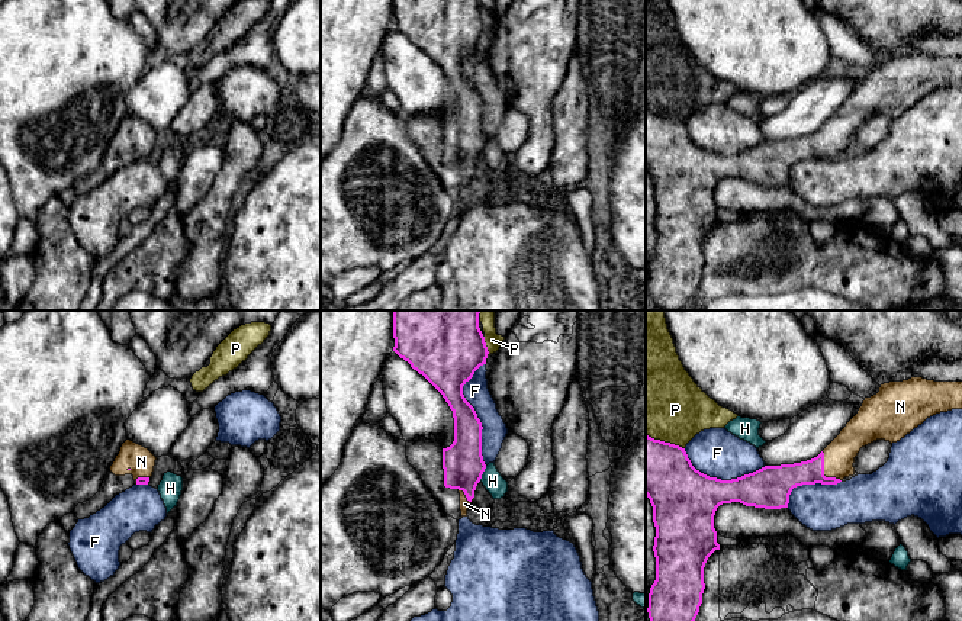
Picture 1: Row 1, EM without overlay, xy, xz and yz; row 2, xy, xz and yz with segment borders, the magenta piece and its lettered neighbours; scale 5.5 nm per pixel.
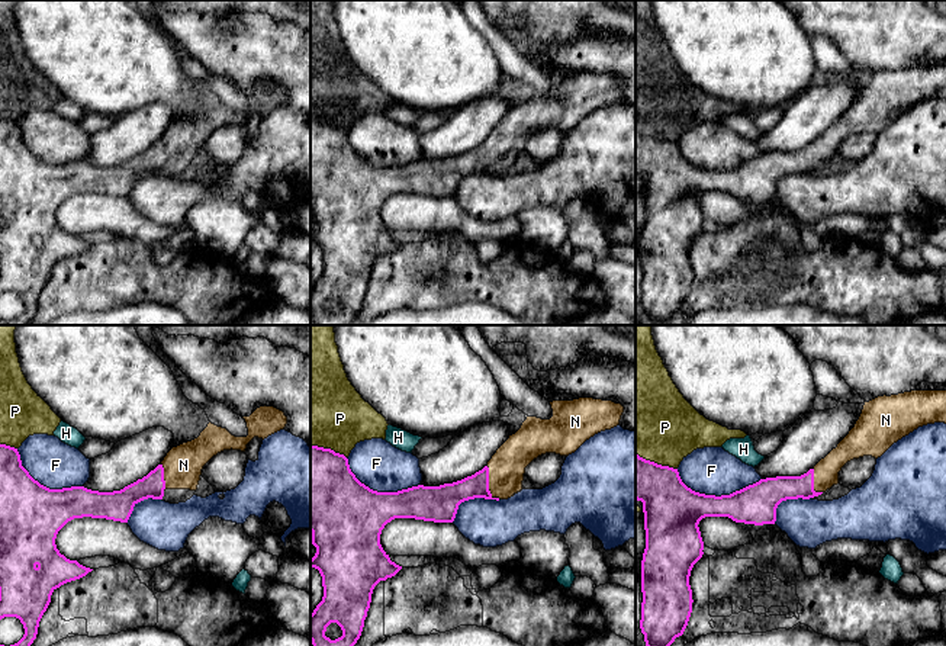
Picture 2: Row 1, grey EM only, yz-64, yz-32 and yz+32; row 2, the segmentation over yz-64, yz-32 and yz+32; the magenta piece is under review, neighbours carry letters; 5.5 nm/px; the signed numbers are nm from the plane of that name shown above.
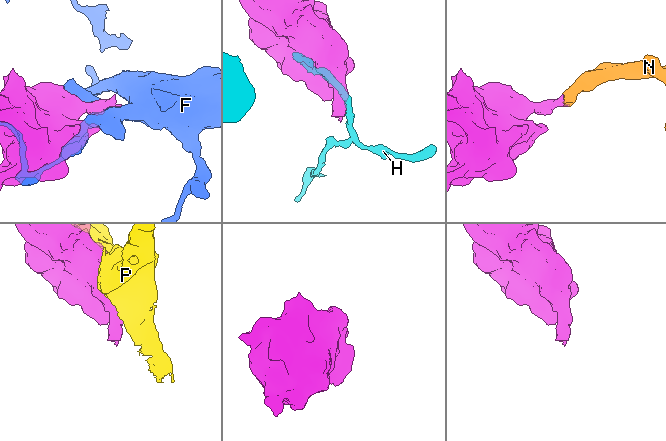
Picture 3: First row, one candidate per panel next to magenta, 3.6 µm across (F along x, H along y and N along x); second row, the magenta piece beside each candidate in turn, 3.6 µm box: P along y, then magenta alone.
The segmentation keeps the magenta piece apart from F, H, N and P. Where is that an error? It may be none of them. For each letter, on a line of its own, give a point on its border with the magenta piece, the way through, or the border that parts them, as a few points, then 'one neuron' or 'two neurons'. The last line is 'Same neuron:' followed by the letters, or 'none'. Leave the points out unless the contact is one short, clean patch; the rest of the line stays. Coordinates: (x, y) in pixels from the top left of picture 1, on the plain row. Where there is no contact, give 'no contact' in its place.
F: xz (476, 89) | two neurons
H: xz (482, 148) | along xz (486, 141), (479, 155) | two neurons
N: yz (823, 147) | across yz (779, 155), (798, 148), (823, 147), (839, 131) | one neuron
P: xz (485, 21) | two neurons
Same neuron: N

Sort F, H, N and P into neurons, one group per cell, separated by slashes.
F / H / N / P

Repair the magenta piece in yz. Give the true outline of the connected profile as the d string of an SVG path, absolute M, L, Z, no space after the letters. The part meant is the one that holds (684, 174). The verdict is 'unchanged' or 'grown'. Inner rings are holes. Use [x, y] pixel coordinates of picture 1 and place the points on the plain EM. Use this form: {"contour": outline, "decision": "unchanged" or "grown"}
{"contour": "M911 52L884 58L876 70L865 73L858 89L817 132L794 139L765 141L731 155L701 148L692 141L685 123L646 110L646 171L653 181L656 202L656 255L650 263L647 287L654 310L685 310L695 296L705 264L705 238L720 225L714 203L714 190L720 180L740 177L765 184L788 183L794 163L837 160L855 149L855 132L862 122L876 115L897 118L927 93L952 84L962 84L962 57Z", "decision": "grown"}

